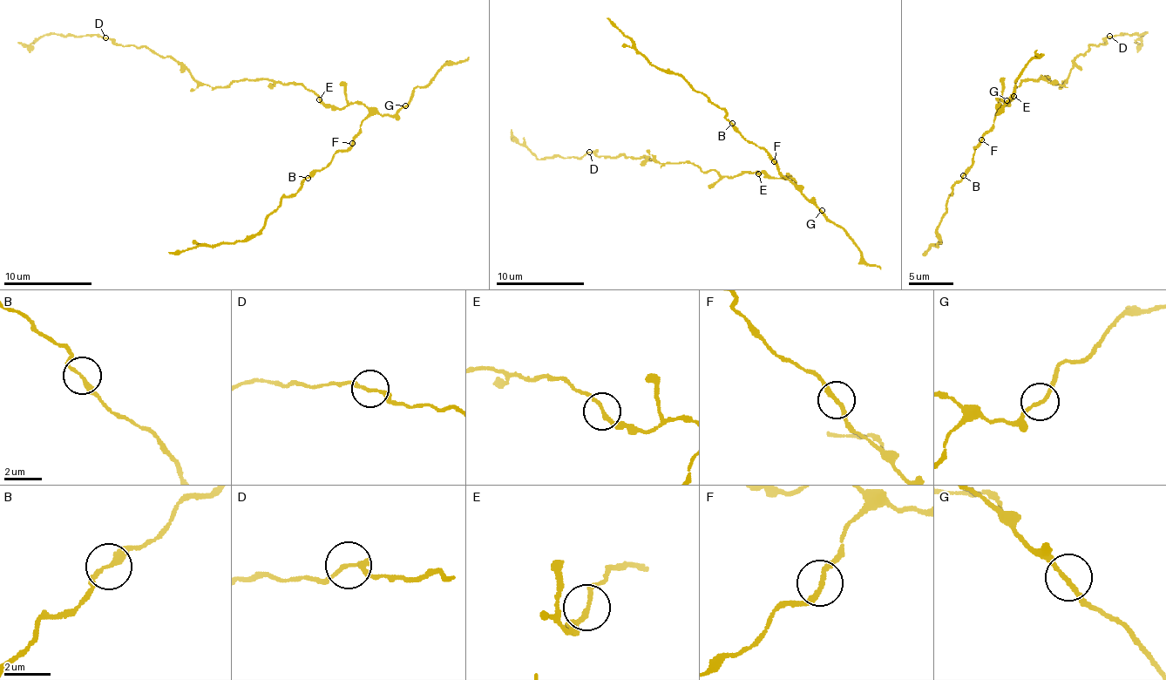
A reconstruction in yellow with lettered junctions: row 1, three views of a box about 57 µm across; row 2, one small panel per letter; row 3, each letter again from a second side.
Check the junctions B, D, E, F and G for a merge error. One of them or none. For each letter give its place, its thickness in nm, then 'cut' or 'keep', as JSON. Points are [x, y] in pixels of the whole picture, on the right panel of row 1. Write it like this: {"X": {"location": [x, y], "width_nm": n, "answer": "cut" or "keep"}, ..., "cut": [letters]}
{"B": {"location": [963, 175], "width_nm": 220, "answer": "keep"}, "D": {"location": [1109, 36], "width_nm": 130, "answer": "keep"}, "E": {"location": [1013, 96], "width_nm": 180, "answer": "keep"}, "F": {"location": [981, 139], "width_nm": 200, "answer": "keep"}, "G": {"location": [1006, 100], "width_nm": 180, "answer": "keep"}, "cut": []}

